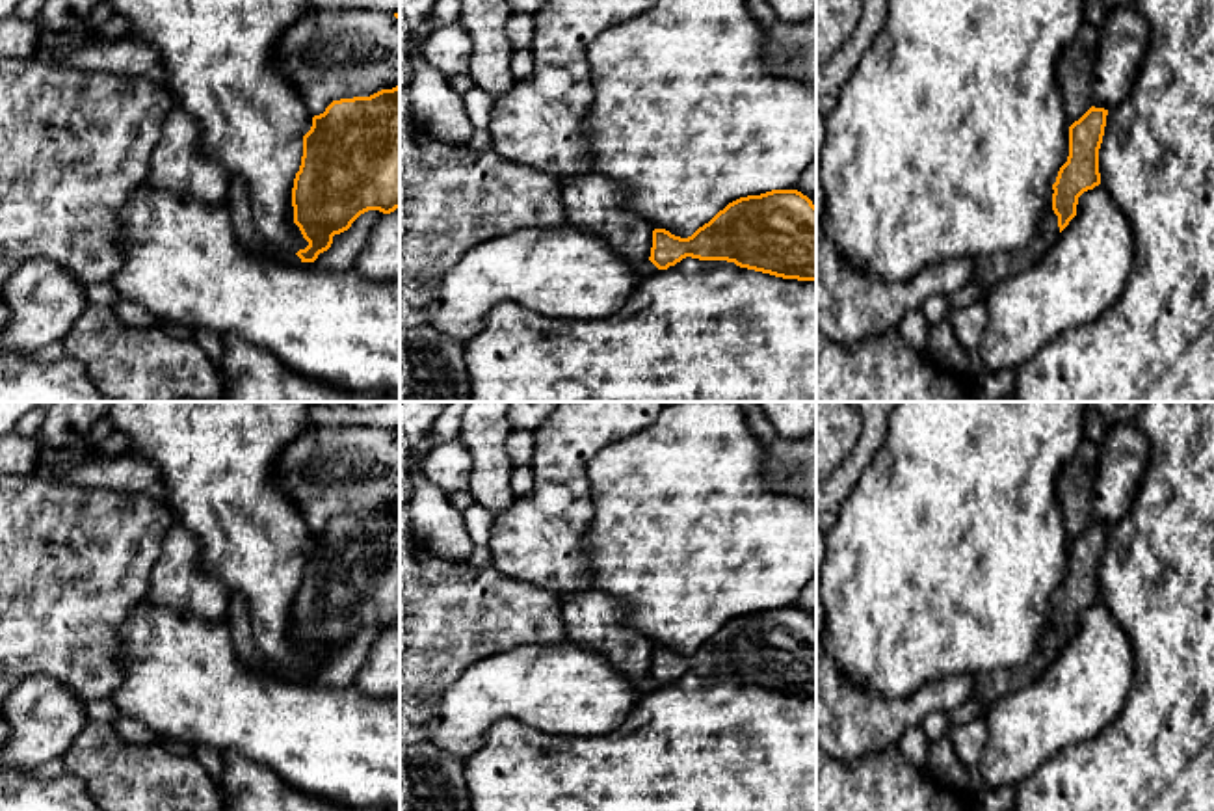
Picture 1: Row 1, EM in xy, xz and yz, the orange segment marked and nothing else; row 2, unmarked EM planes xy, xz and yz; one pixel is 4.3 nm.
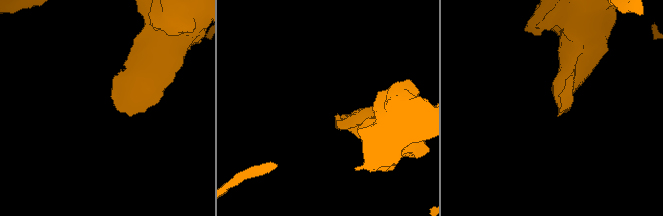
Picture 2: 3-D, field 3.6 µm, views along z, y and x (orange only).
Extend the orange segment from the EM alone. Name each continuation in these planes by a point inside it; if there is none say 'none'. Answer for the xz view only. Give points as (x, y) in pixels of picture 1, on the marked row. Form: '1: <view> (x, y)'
none

